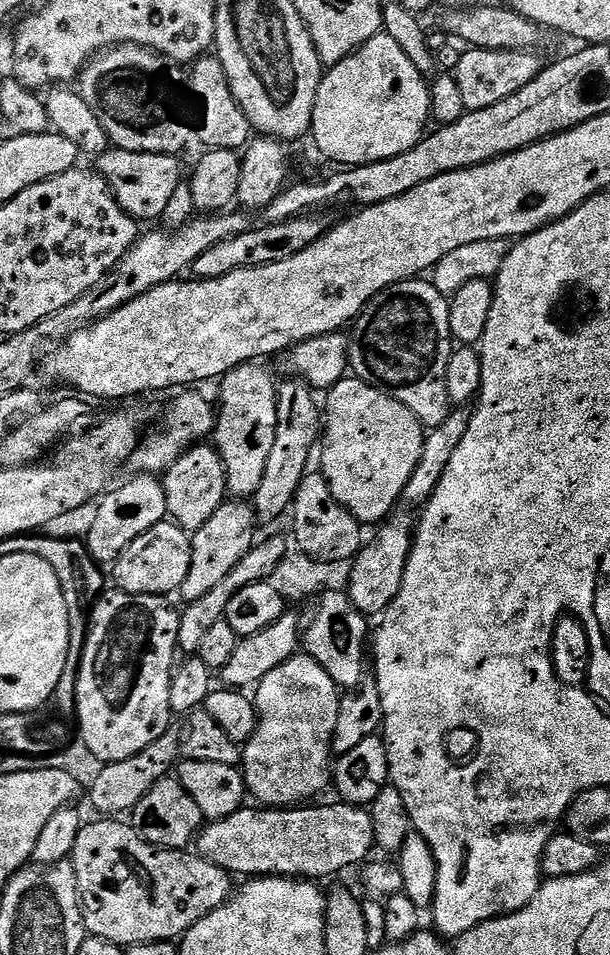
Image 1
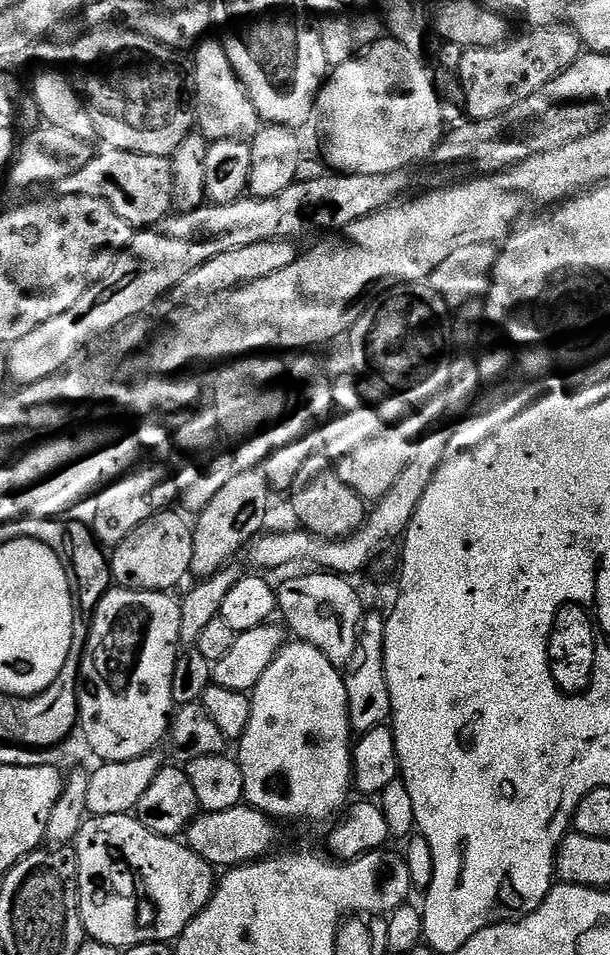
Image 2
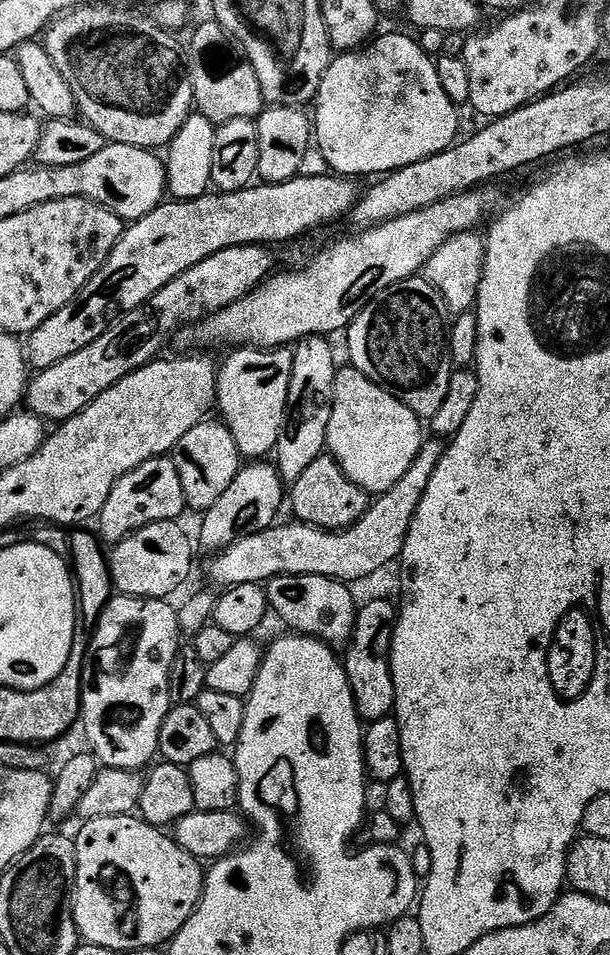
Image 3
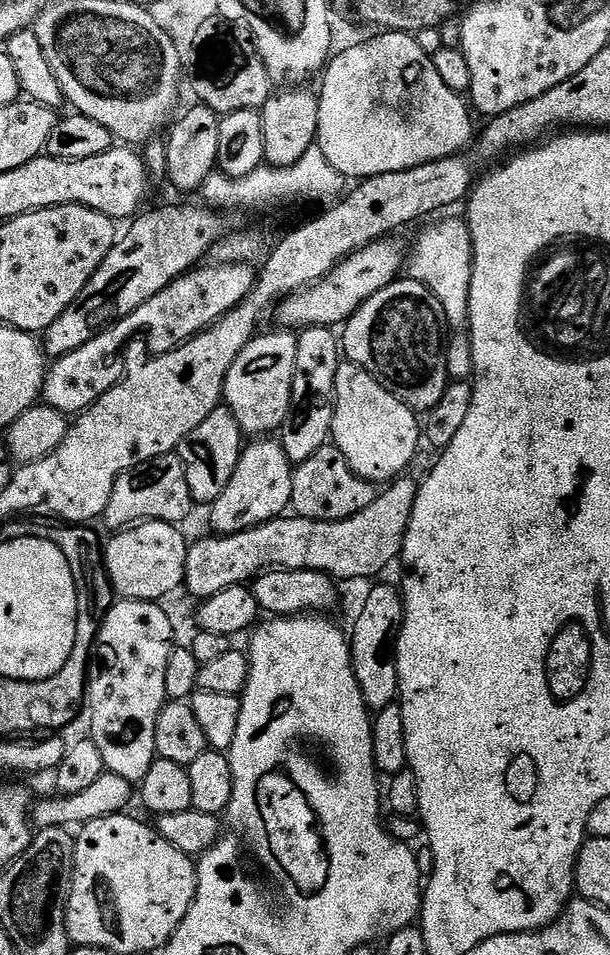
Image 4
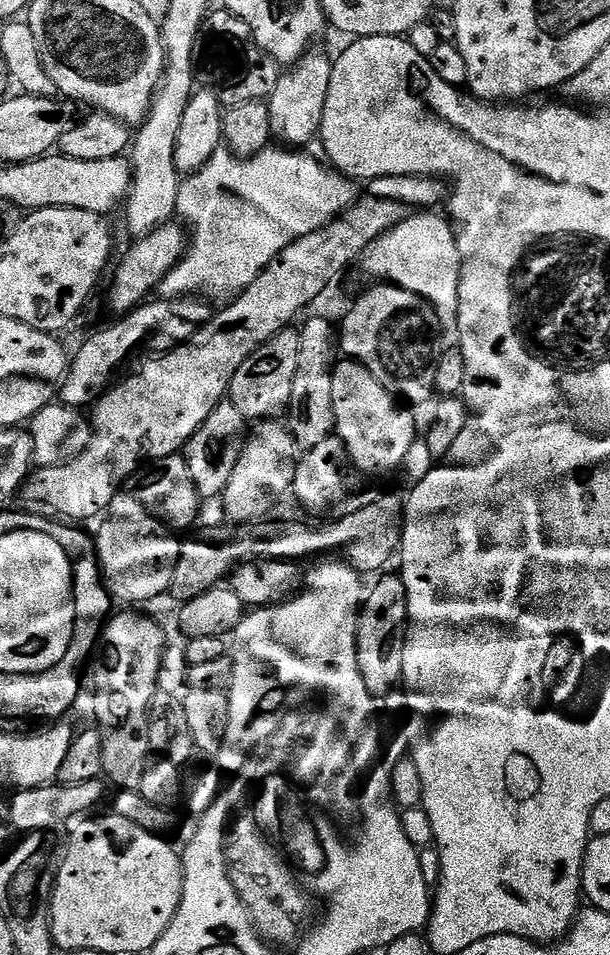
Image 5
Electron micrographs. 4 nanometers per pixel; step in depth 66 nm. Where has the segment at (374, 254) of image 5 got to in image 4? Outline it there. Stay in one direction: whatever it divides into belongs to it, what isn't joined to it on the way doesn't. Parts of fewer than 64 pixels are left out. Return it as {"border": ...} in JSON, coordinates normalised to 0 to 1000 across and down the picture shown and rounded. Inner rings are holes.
{"border":[[[759,229],[734,230],[716,239],[702,239],[672,260],[666,272],[666,285],[677,293],[698,299],[718,312],[728,323],[733,342],[754,346],[767,337],[770,316],[770,291],[774,290],[774,246]]]}

